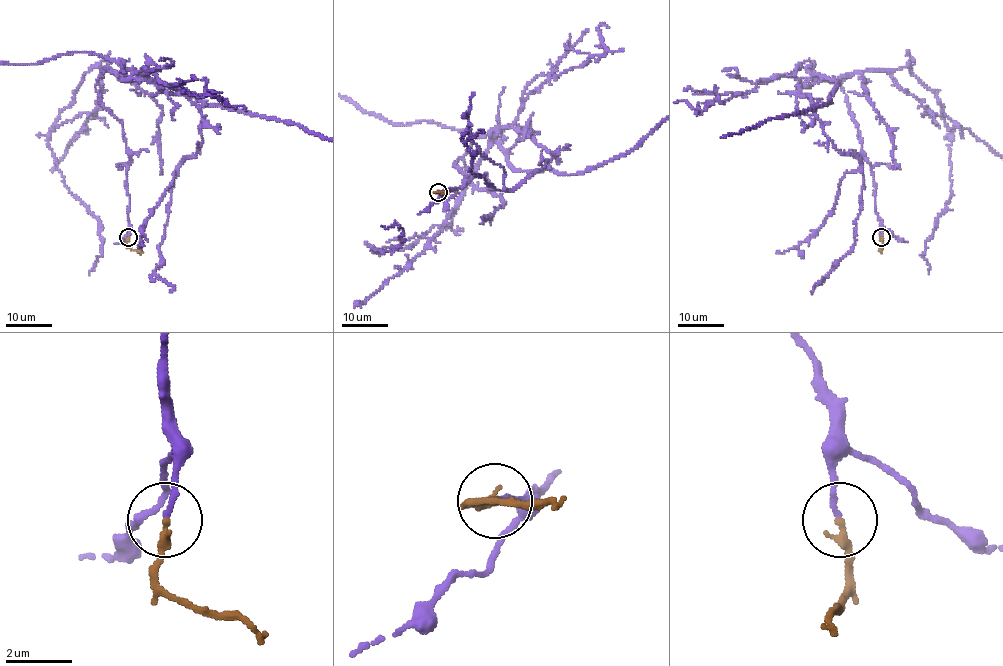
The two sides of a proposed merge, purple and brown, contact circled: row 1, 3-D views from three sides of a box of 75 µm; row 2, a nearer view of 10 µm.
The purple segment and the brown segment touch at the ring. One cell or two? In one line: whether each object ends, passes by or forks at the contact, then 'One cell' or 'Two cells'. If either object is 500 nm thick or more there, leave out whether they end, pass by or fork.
At the ring purple ends. At the ring brown ends. One cell

